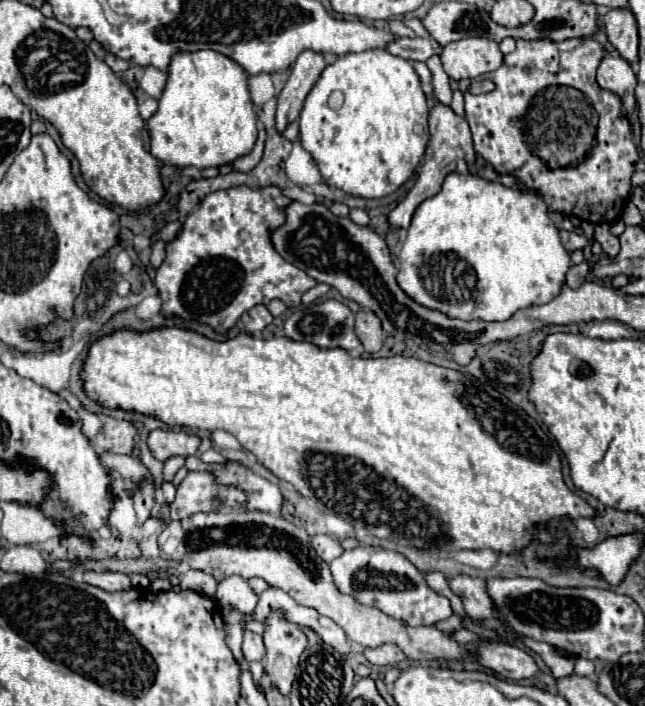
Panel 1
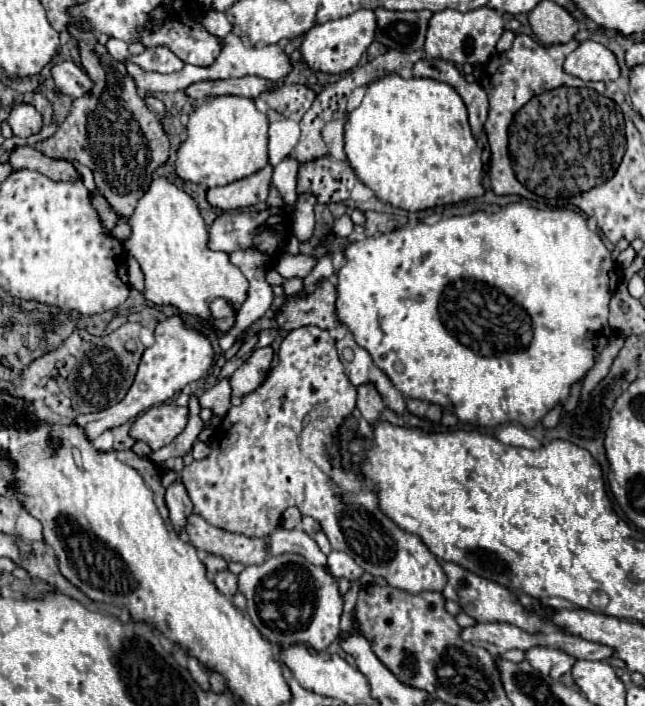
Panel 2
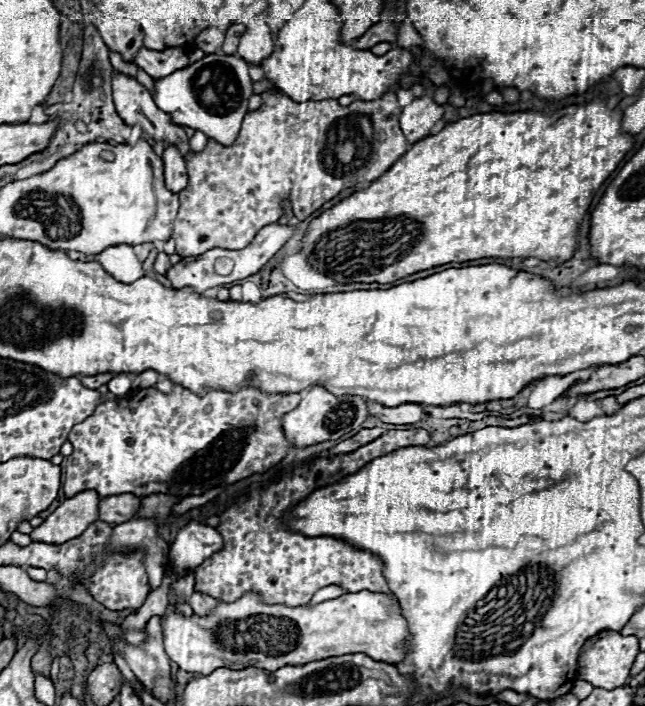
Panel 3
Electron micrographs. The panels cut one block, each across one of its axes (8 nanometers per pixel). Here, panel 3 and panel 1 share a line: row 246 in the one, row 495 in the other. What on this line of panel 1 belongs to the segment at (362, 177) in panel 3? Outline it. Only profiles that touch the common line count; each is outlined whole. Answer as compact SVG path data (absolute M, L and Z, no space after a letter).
M188 472L176 490L176 500L170 506L172 520L184 520L196 512L212 508L236 508L244 504L244 492L216 484L210 472Z

